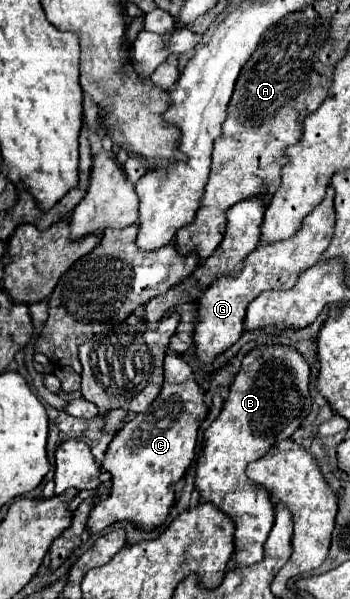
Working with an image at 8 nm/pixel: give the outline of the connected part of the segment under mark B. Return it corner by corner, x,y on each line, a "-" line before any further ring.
258,347
252,353
248,353
242,361
242,367
230,385
228,399
218,415
218,419
204,431
204,455
198,457
196,465
196,479
194,485
200,493
200,503
212,503
216,509
220,509
224,515
228,515
236,527
234,531
234,567
250,567
258,561
262,561
262,547
264,541
274,525
274,507
270,503
268,493
264,487
252,483
246,477
246,465
252,461
258,461
268,453
272,445
278,441
290,437
304,421
304,417
310,413
310,393
308,393
308,377
310,377
310,365
306,359
288,347

